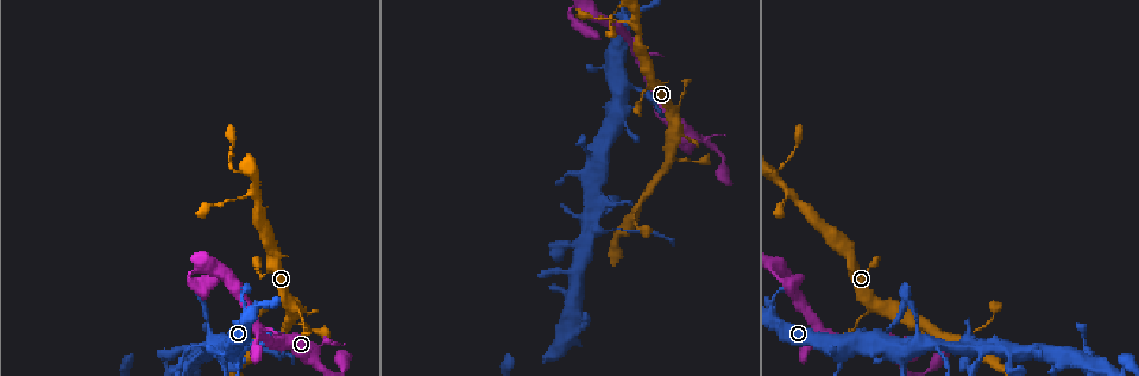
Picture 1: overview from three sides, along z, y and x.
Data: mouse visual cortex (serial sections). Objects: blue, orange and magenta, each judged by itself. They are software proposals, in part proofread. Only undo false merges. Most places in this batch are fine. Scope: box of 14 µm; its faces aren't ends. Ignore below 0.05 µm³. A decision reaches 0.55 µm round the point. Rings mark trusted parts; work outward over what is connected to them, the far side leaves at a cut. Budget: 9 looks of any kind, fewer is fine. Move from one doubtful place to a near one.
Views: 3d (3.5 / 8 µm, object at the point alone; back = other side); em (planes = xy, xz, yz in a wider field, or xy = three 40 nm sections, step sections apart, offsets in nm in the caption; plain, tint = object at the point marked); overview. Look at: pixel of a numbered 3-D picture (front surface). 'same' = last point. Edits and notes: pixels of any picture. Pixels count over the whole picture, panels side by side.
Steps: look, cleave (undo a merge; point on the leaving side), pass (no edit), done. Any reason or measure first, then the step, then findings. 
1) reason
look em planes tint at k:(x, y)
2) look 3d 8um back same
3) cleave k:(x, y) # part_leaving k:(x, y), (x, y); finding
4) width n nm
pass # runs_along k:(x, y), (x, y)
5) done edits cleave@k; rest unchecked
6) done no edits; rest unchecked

calibre changes
look 3d 3.5um at 1:(845, 357)

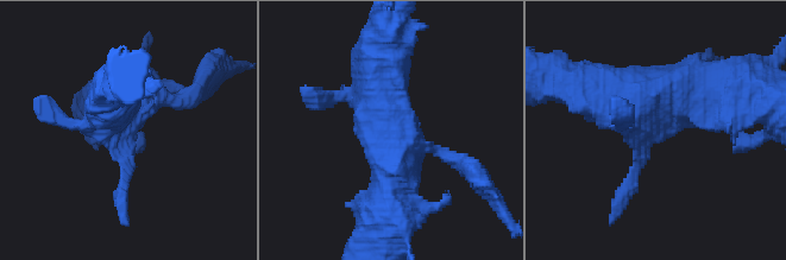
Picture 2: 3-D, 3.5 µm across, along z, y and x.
need the tissue
look em xy step 1 tint at 2:(126, 130)

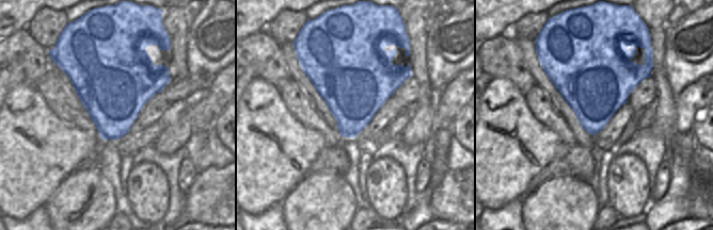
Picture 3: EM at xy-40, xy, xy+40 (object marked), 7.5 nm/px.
look em xy step 3 tint same

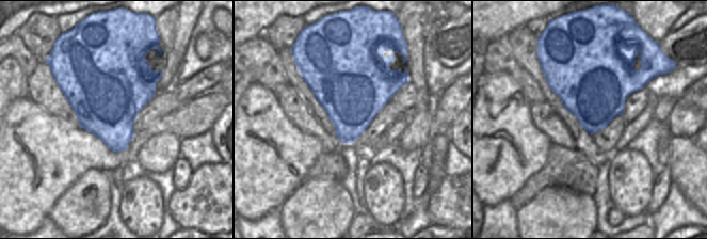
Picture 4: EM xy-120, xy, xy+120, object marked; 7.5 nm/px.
width 550 nm
pass # runs_along 2:(378, 78), (394, 154), (383, 234); one cell here

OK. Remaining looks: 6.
look 3d 3.5um at 1:(968, 348)

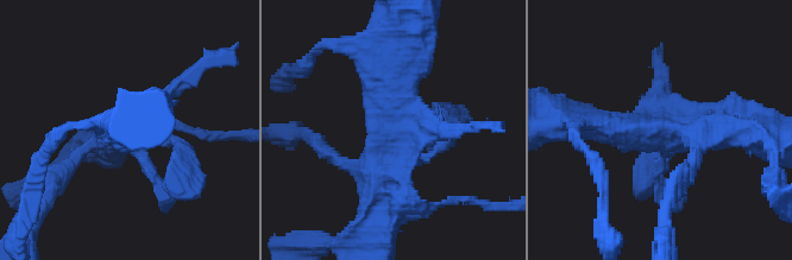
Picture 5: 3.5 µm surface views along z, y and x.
shape alone is not enough
look em xy step 3 tint at 5:(391, 130)

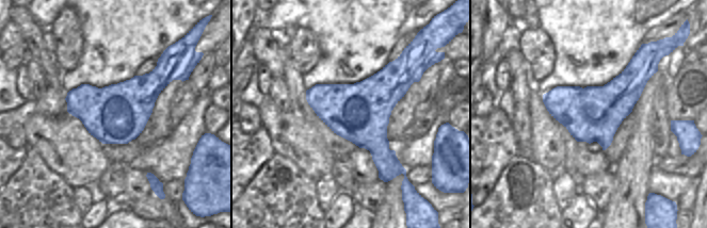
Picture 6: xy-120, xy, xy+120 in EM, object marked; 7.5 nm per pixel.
another direction
look em xy step 2 tint same

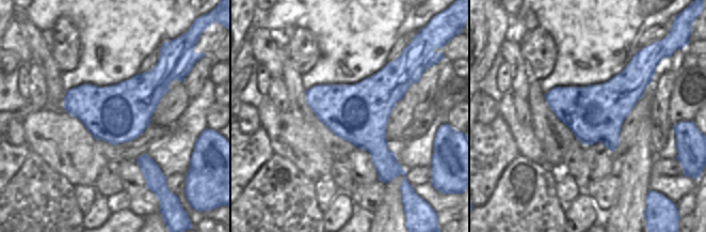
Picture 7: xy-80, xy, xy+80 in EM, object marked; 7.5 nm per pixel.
width 440 nm
pass # runs_along 5:(397, 52), (394, 158), (376, 204); one cell here

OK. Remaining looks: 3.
branch point
look 3d 3.5um at 1:(1039, 348)

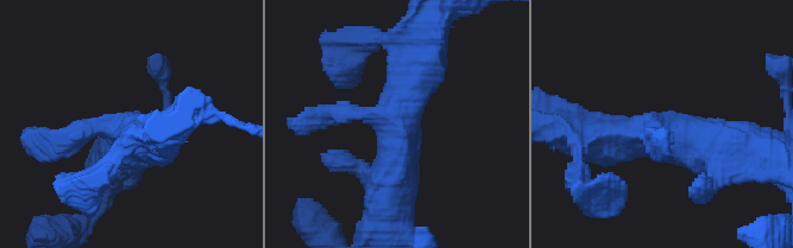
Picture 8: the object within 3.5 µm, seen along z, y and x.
arms 3; arm_widths 250, 500, 500 nm; now the EM
look em planes tint at 8:(400, 122)

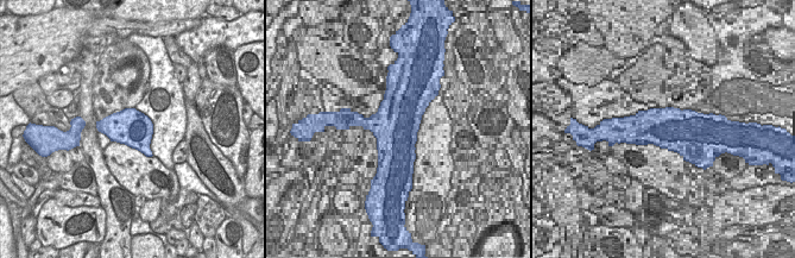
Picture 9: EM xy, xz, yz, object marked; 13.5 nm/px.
pass # runs_along 8:(423, 51), (398, 125), (390, 201); all the same cell

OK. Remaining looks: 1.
done no edits; rest unchecked

